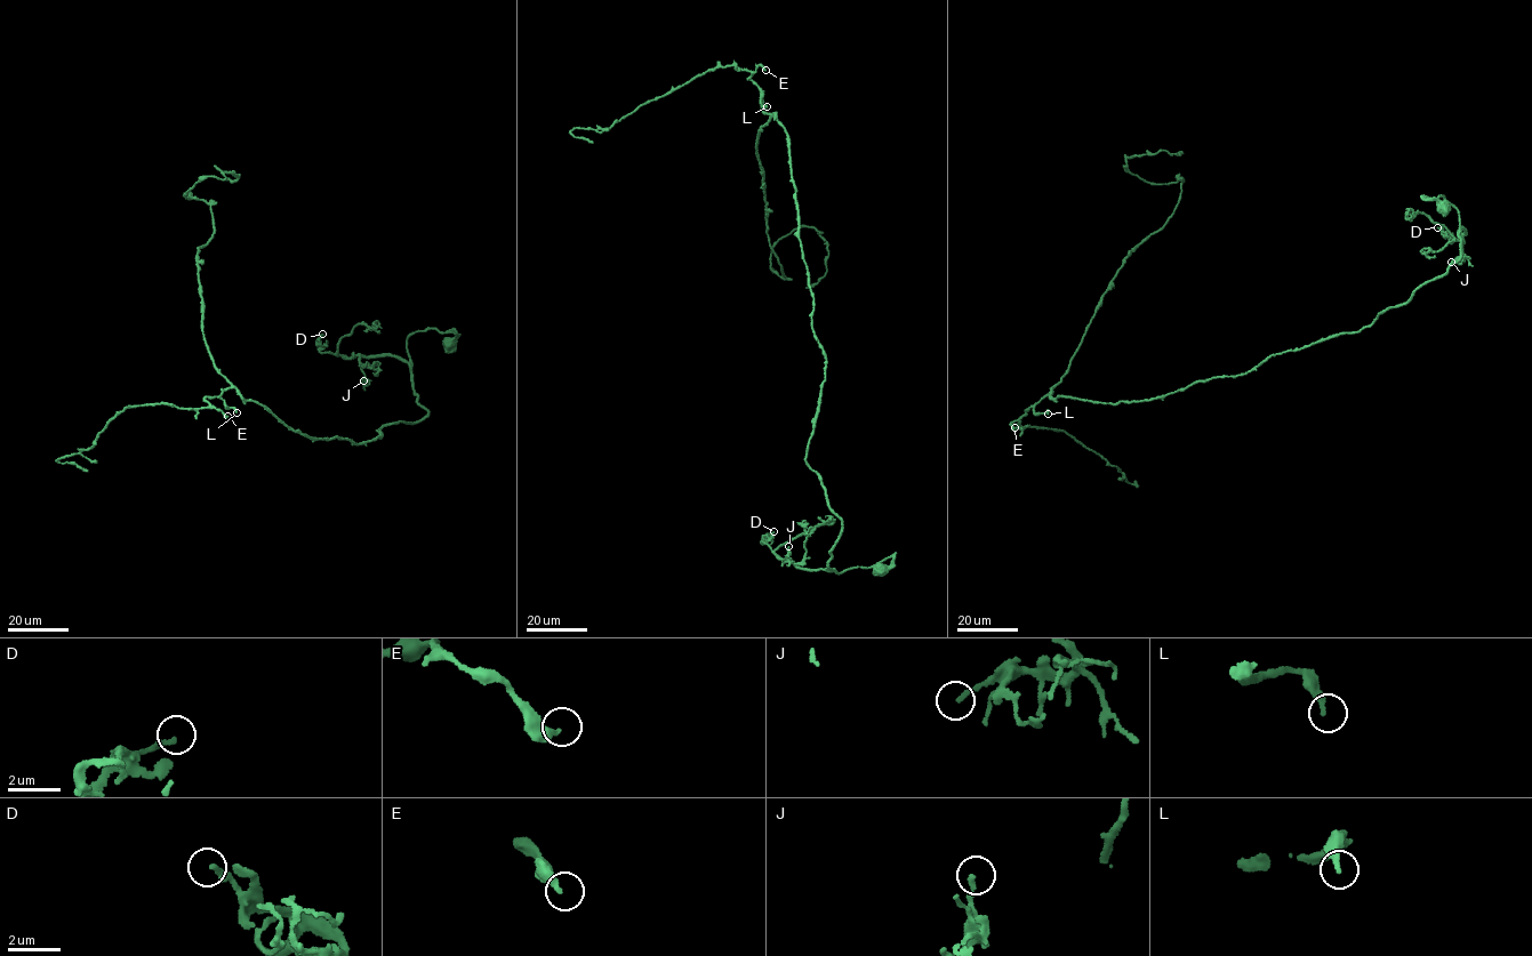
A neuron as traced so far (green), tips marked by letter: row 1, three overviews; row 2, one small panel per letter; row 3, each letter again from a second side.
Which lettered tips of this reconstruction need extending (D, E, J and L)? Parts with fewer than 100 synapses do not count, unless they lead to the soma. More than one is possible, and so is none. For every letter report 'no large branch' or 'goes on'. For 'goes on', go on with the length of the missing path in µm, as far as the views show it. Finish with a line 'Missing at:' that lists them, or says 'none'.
D: no large branch
E: no large branch
J: no large branch
L: no large branch
Missing at: none

